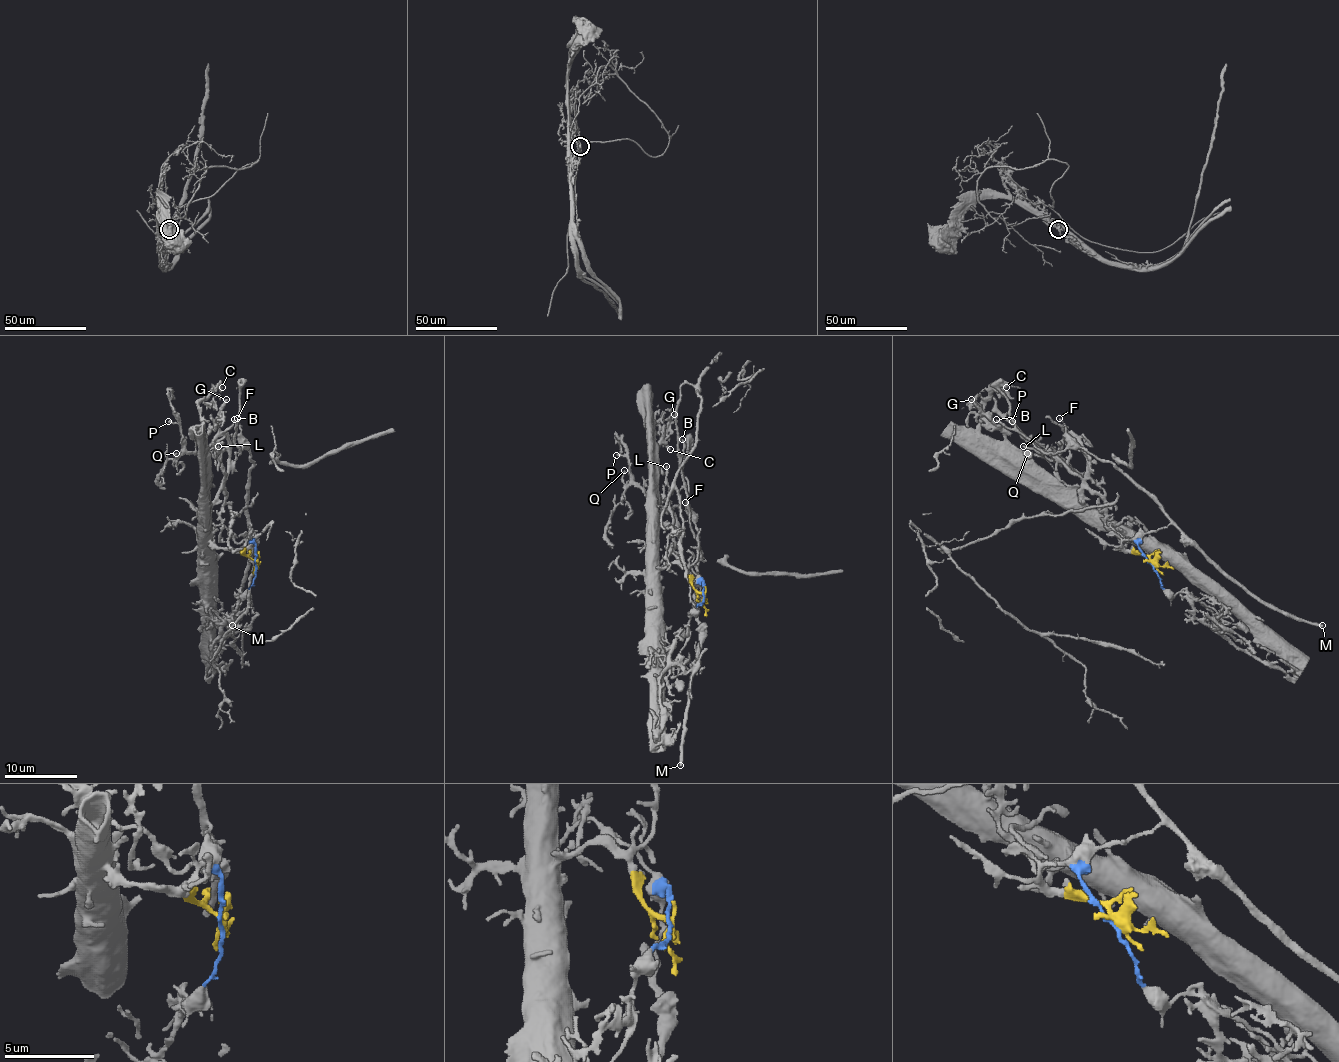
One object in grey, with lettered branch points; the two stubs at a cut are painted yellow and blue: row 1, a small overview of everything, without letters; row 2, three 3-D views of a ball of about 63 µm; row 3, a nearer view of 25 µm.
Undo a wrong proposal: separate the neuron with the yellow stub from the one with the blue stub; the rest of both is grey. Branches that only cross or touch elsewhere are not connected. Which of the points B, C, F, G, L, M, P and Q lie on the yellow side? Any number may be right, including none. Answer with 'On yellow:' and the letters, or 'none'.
On yellow: C, G, L, P, Q

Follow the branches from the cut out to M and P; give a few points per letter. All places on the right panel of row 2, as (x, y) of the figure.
M: (1152, 564), (1139, 548), (1139, 540), (1146, 533), (1172, 524), (1252, 593), (1283, 611), (1323, 626)
P: (1152, 564), (1121, 550), (1125, 544), (1105, 524), (1103, 499), (1056, 457), (1059, 451), (1041, 451), (1012, 421)

